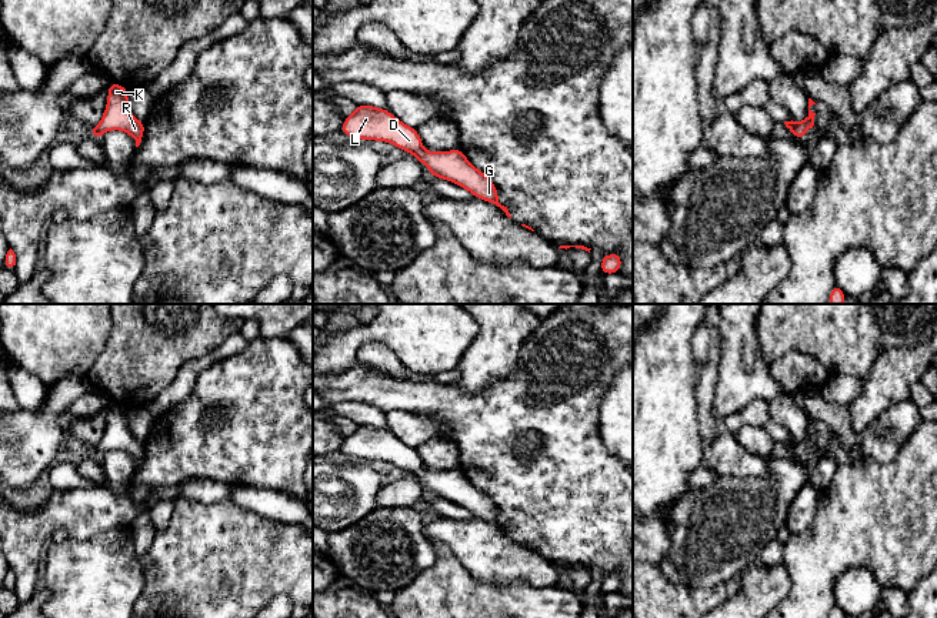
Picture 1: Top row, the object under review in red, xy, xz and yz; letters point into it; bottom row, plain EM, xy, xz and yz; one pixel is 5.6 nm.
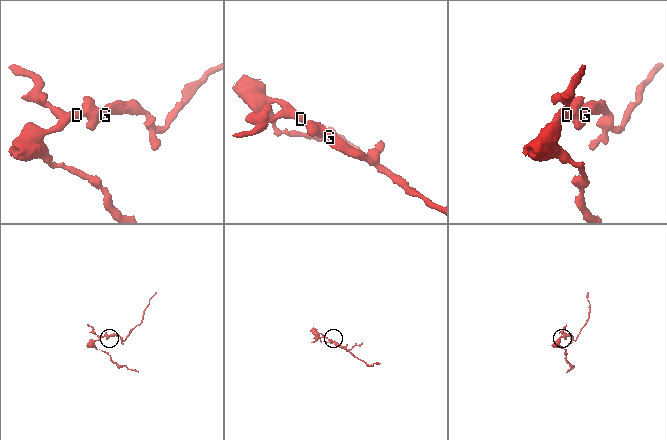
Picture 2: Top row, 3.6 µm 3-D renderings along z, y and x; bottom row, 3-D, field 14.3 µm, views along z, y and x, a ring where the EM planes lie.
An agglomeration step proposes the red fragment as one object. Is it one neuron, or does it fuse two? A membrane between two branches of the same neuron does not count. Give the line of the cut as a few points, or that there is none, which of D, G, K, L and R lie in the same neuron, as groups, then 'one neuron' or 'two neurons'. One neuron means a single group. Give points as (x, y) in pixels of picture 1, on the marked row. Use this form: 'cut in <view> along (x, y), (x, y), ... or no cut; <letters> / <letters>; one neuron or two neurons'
no cut; D G K L R; one neuron

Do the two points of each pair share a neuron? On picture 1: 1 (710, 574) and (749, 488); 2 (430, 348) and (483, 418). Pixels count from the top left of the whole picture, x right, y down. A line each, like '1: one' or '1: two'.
1: one
2: two

